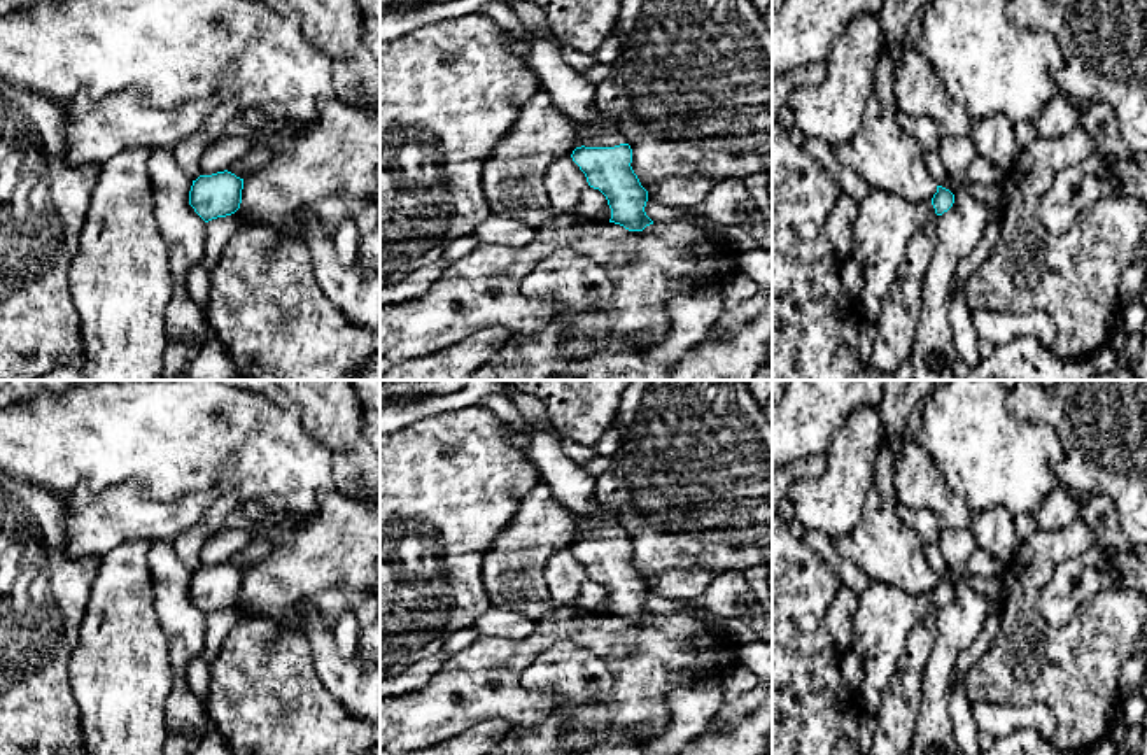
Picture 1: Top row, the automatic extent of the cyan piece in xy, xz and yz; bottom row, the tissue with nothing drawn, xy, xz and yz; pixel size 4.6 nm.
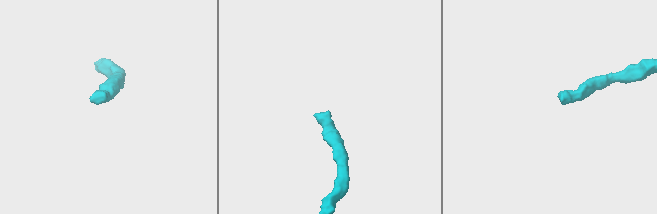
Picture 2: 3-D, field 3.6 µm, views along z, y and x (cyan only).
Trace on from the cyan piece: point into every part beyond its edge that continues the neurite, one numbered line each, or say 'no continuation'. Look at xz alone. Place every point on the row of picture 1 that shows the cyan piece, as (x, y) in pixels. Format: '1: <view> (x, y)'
1: xz (610, 139)

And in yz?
1: yz (885, 223)

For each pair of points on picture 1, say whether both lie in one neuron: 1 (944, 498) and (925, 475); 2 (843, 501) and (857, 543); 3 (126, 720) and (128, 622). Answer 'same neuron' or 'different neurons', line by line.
1: same neuron
2: different neurons
3: same neuron

